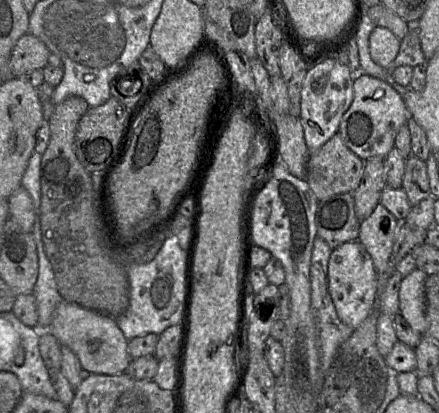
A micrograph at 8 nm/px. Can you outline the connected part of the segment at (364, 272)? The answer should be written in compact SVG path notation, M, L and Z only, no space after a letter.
M358 239L330 248L327 284L338 317L345 323L356 324L370 312L377 300L377 269Z

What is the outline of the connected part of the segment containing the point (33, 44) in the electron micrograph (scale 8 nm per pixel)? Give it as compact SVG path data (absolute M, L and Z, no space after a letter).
M30 33L15 43L10 57L10 70L14 77L22 77L29 71L43 69L50 54L46 45Z

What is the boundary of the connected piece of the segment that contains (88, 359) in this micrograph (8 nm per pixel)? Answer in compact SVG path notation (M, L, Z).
M62 300L56 307L55 312L53 314L53 319L51 324L49 325L49 328L47 330L39 330L39 331L49 331L59 342L60 346L66 346L69 349L73 351L73 353L77 356L79 363L81 365L81 368L83 370L88 371L91 374L99 374L99 375L117 375L117 374L123 374L128 367L129 363L132 361L132 358L130 357L128 353L128 340L123 335L122 331L117 326L115 319L111 316L103 315L99 312L91 311L89 309L86 309L80 305L77 305L75 303L68 302L66 300Z

